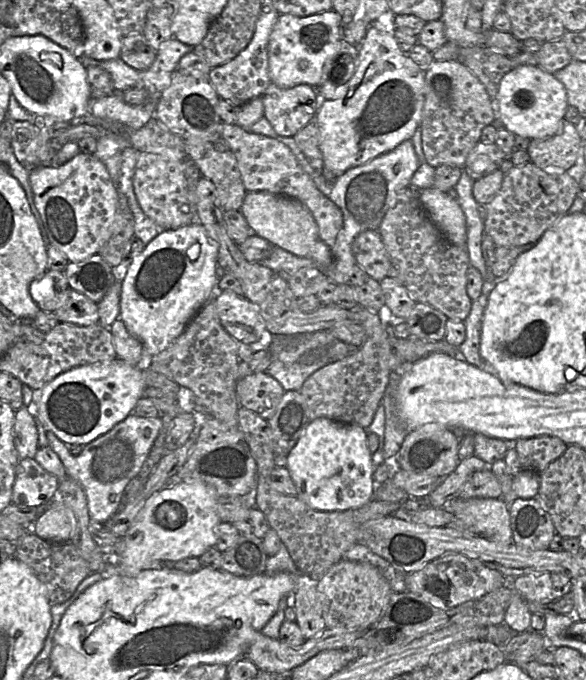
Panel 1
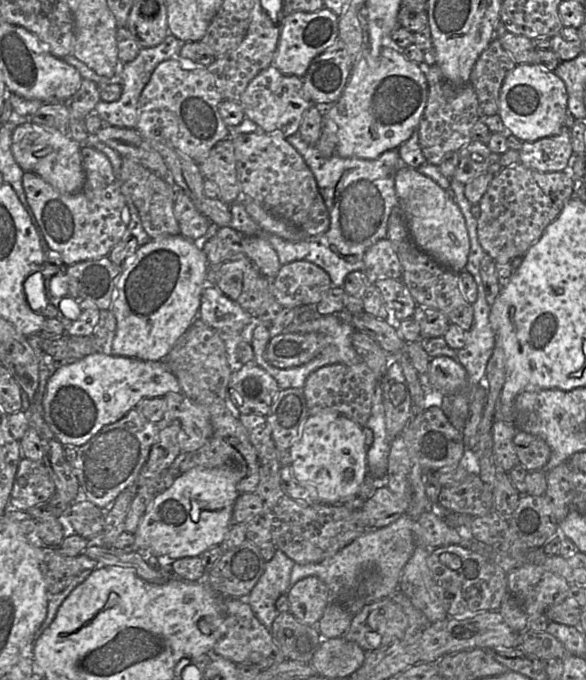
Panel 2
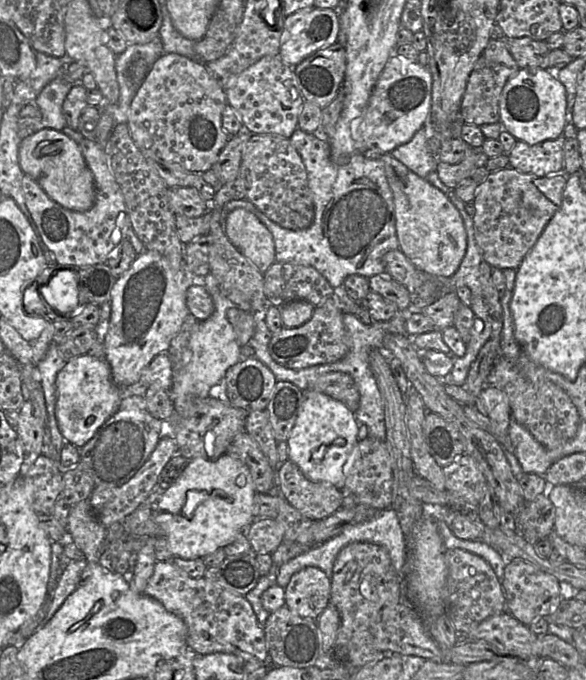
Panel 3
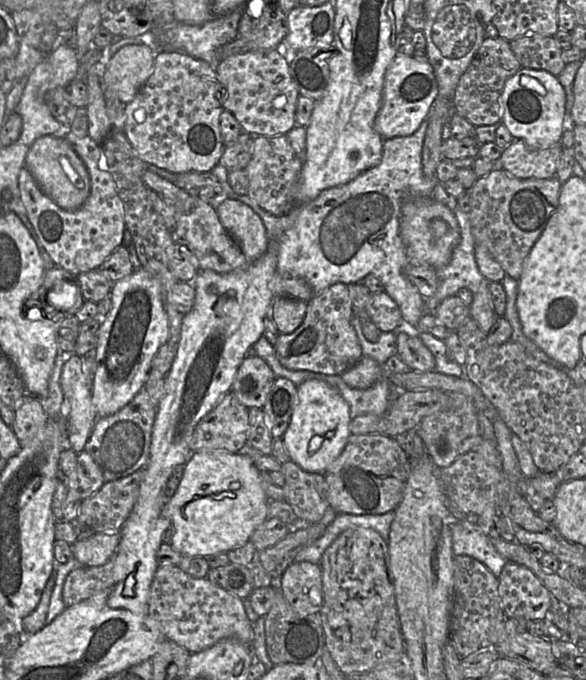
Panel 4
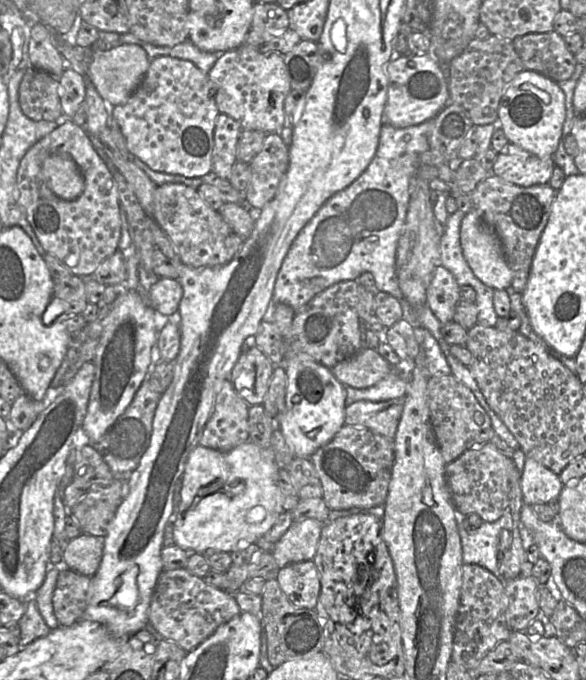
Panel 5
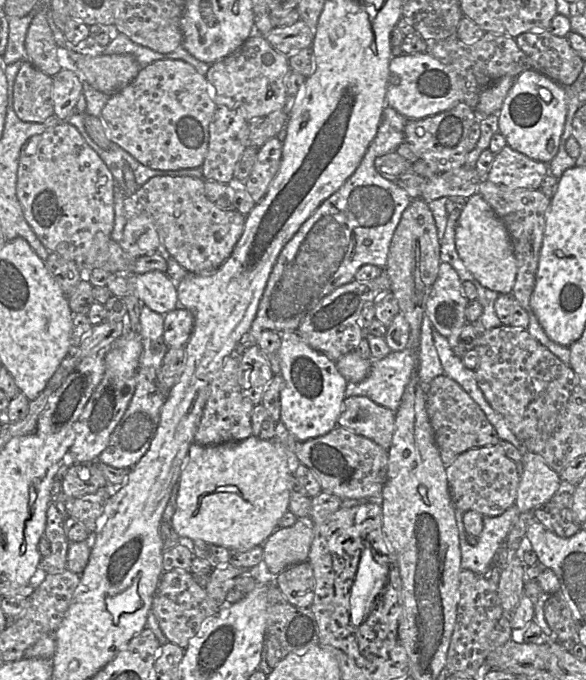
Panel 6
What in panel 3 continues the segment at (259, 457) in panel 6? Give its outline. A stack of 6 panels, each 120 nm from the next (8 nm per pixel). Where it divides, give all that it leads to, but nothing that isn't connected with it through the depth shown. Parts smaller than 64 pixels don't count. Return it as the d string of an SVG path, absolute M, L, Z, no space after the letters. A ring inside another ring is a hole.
M223 454L215 460L191 459L175 483L164 491L152 511L153 520L164 533L167 546L173 557L183 559L203 558L217 549L223 549L237 536L246 532L255 520L253 515L256 490L247 465L239 458Z

